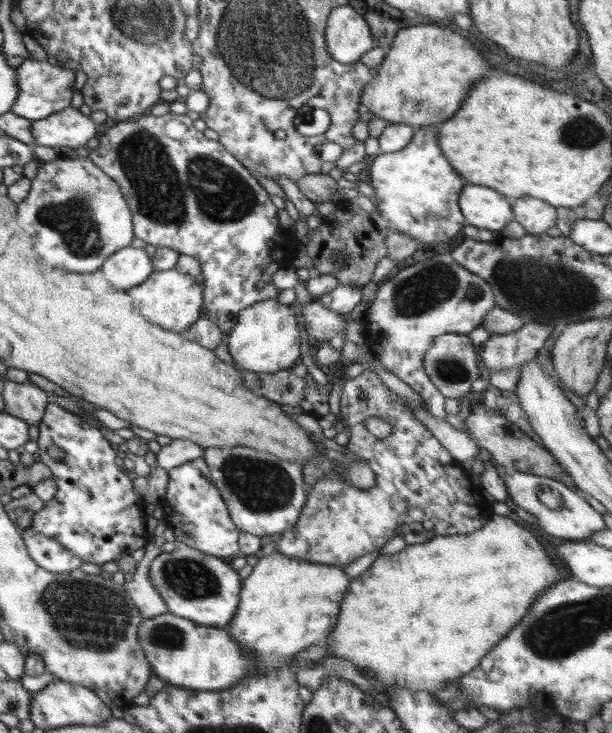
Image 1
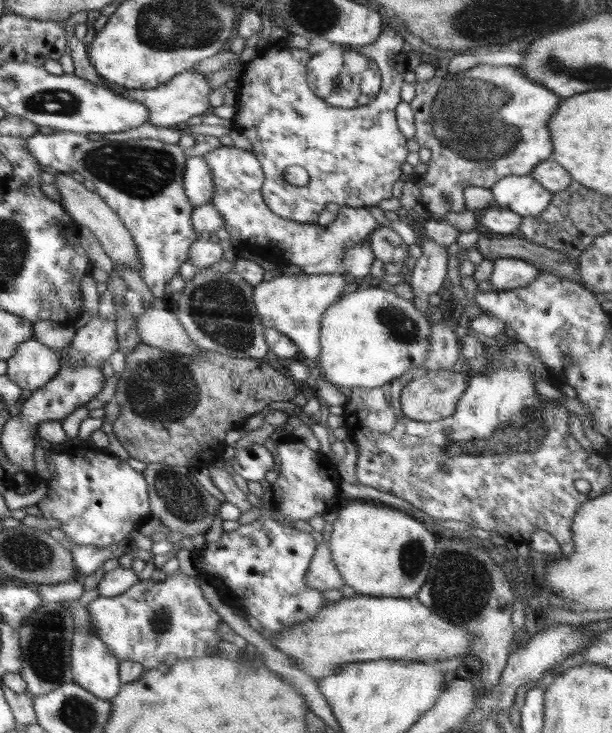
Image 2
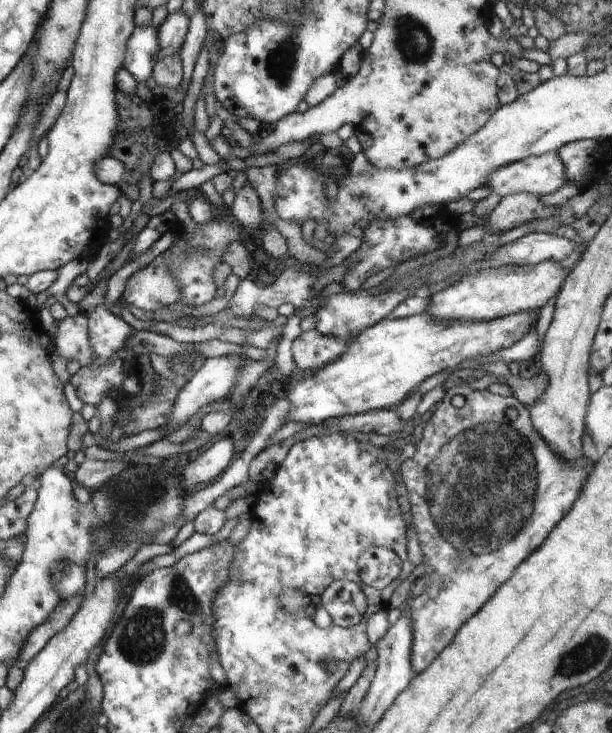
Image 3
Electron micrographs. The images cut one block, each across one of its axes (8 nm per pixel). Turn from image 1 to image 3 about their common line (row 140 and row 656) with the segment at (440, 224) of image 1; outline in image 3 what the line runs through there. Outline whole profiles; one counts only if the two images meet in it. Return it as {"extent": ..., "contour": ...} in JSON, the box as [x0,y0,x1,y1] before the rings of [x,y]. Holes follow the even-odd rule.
{"extent":[399,383,588,674],"contour":[[[461,383],[458,386],[450,387],[439,403],[438,408],[432,412],[430,420],[417,426],[419,439],[415,445],[414,456],[404,460],[399,471],[402,472],[402,480],[408,490],[416,535],[424,556],[423,562],[427,565],[423,577],[430,577],[430,582],[422,594],[417,598],[409,599],[409,603],[406,603],[410,610],[410,620],[412,620],[412,668],[416,674],[430,666],[436,656],[452,643],[458,630],[494,596],[496,590],[506,582],[508,577],[512,576],[516,566],[542,546],[556,524],[572,509],[572,504],[578,500],[578,496],[586,484],[586,478],[588,478],[588,473],[584,469],[584,460],[568,462],[550,450],[546,440],[538,434],[536,428],[532,427],[528,407],[523,406],[515,397],[504,398],[504,396],[492,394],[487,389],[472,390],[467,384]],[[508,408],[514,408],[518,412],[516,420],[508,418],[506,413]]]}

